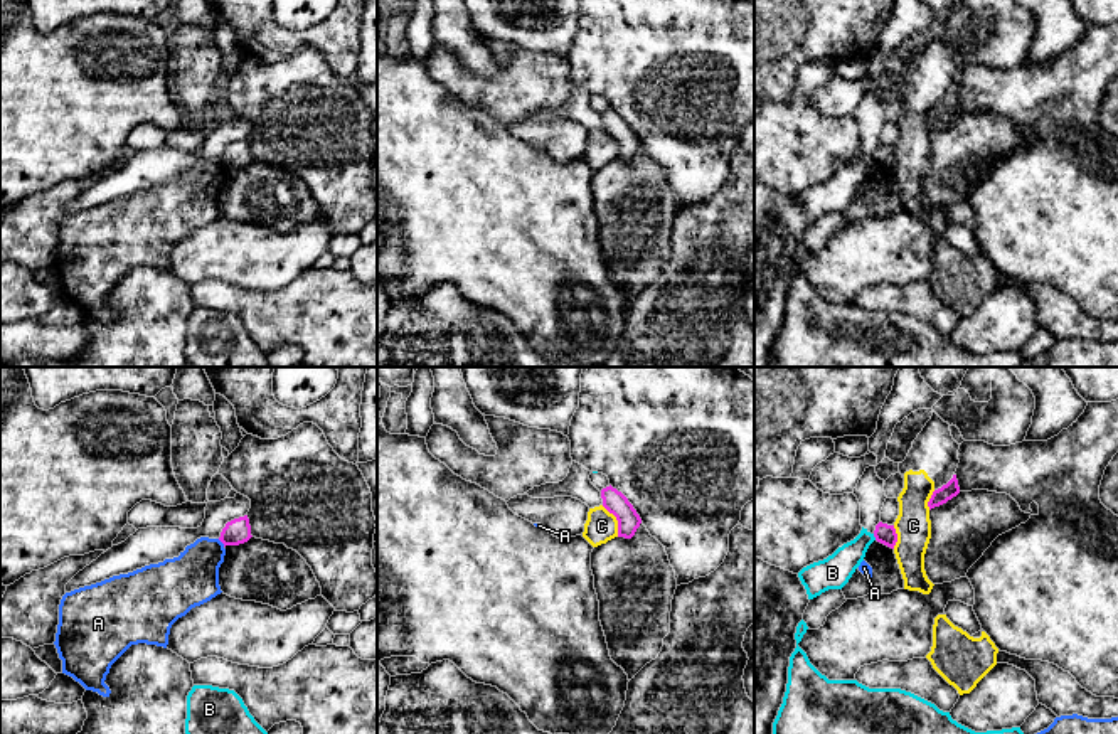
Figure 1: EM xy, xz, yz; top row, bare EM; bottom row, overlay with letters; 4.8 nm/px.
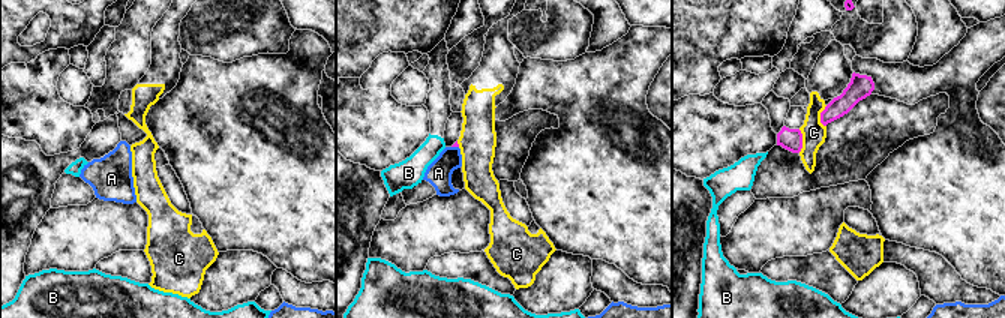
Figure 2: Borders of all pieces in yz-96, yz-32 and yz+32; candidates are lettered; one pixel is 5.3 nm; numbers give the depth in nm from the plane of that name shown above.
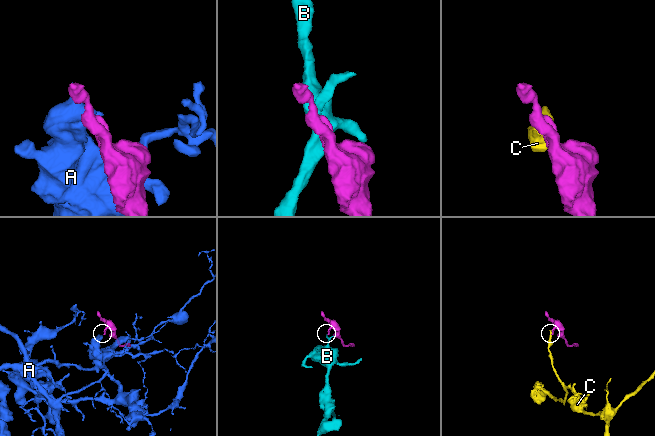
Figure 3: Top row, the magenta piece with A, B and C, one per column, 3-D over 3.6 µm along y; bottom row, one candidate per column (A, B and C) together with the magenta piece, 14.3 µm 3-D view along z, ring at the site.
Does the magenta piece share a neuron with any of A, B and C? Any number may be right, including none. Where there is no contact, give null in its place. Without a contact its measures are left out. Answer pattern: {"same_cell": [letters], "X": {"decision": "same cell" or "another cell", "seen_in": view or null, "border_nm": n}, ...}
{"same_cell": [], "A": {"decision": "another cell", "seen_in": "xy", "border_nm": 50}, "B": {"decision": "another cell", "seen_in": "yz", "border_nm": 40}, "C": {"decision": "another cell", "seen_in": "xz", "border_nm": 170}}

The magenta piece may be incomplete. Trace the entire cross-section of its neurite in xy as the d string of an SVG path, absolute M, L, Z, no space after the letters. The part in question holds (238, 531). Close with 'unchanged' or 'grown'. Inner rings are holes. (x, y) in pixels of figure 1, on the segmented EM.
M248 515L234 519L226 524L219 540L226 545L239 545L251 539L251 525Z; unchanged

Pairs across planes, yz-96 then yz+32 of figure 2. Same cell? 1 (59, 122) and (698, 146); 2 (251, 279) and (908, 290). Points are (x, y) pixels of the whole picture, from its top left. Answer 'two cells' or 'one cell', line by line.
1: one cell
2: one cell

